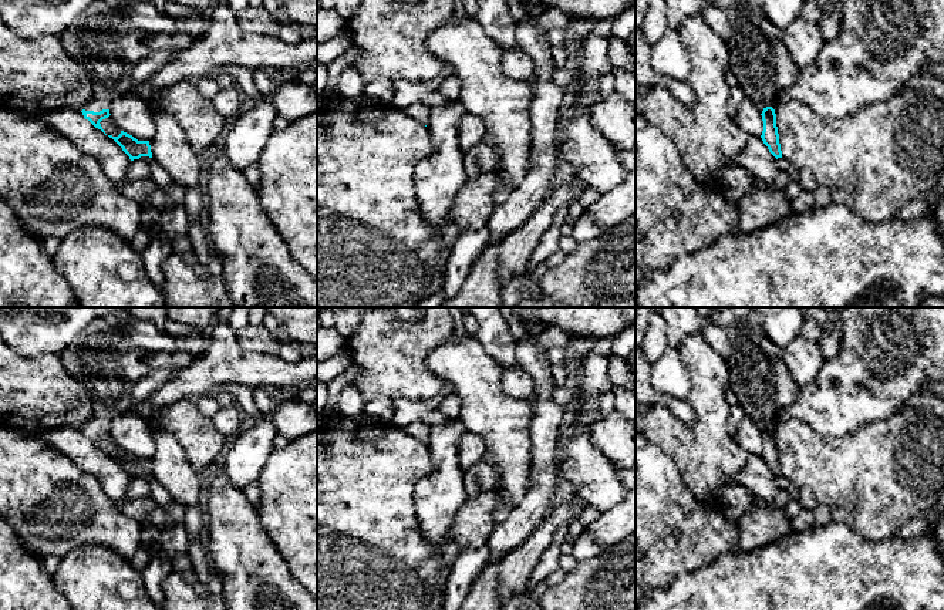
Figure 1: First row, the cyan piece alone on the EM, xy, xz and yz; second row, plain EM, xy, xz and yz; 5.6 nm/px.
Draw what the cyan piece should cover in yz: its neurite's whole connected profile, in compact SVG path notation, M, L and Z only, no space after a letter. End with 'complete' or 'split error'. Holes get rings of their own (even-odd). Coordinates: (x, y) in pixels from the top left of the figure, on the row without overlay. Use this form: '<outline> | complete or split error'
M729 307L725 311L714 311L709 319L721 326L731 340L732 351L728 358L731 364L729 387L736 394L738 404L746 417L763 428L761 432L763 439L761 456L776 478L782 476L776 432L771 425L771 419L779 408L788 407L796 400L800 388L793 382L785 365L782 348L765 334L763 320L755 307Z | split error

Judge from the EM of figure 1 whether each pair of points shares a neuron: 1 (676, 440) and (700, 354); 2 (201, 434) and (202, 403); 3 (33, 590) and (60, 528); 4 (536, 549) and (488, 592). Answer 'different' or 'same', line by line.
1: same
2: different
3: different
4: same

